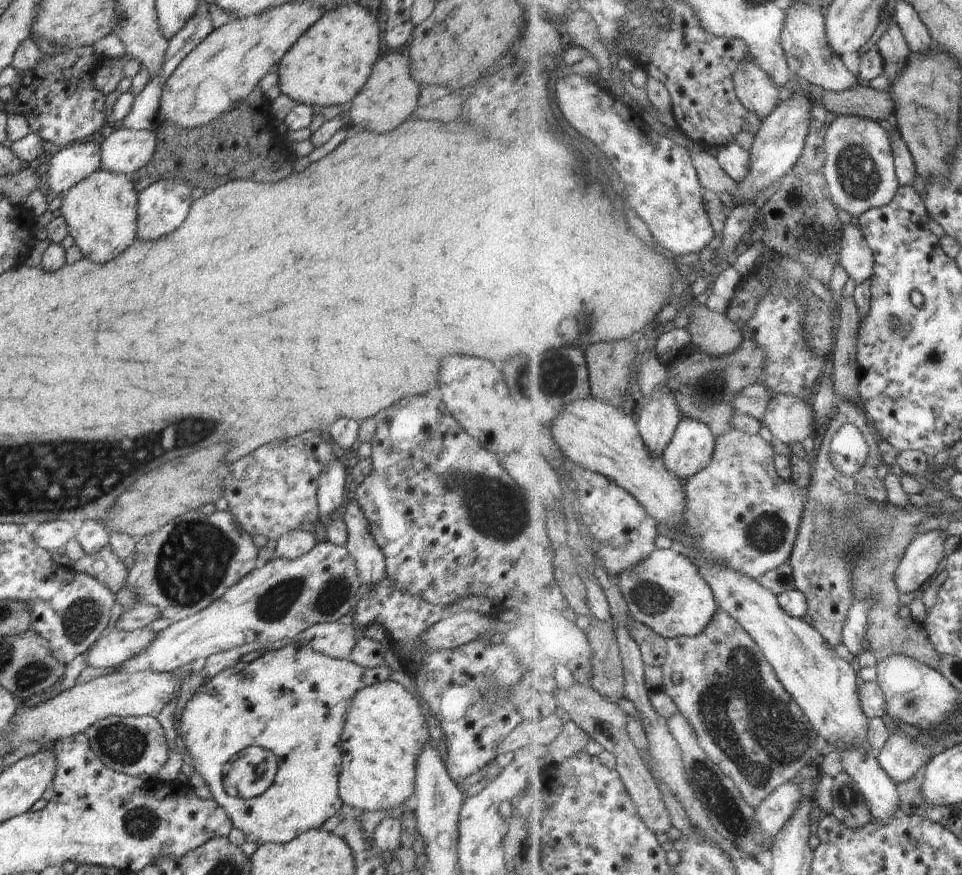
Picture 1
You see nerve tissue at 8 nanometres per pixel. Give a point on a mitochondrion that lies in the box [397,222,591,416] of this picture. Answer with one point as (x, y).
(555, 378)

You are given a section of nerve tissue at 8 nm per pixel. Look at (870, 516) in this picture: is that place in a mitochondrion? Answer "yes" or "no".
yes

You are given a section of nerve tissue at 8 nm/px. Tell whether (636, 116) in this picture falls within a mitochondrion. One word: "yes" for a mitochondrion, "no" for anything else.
no

